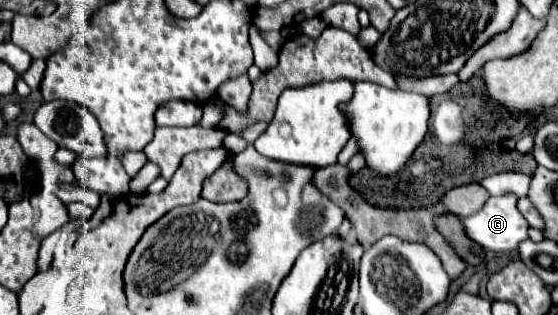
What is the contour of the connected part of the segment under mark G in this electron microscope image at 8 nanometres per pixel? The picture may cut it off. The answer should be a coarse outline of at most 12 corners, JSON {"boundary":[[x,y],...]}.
{"boundary":[[517,195],[489,197],[463,219],[483,249],[513,251],[529,239]]}

